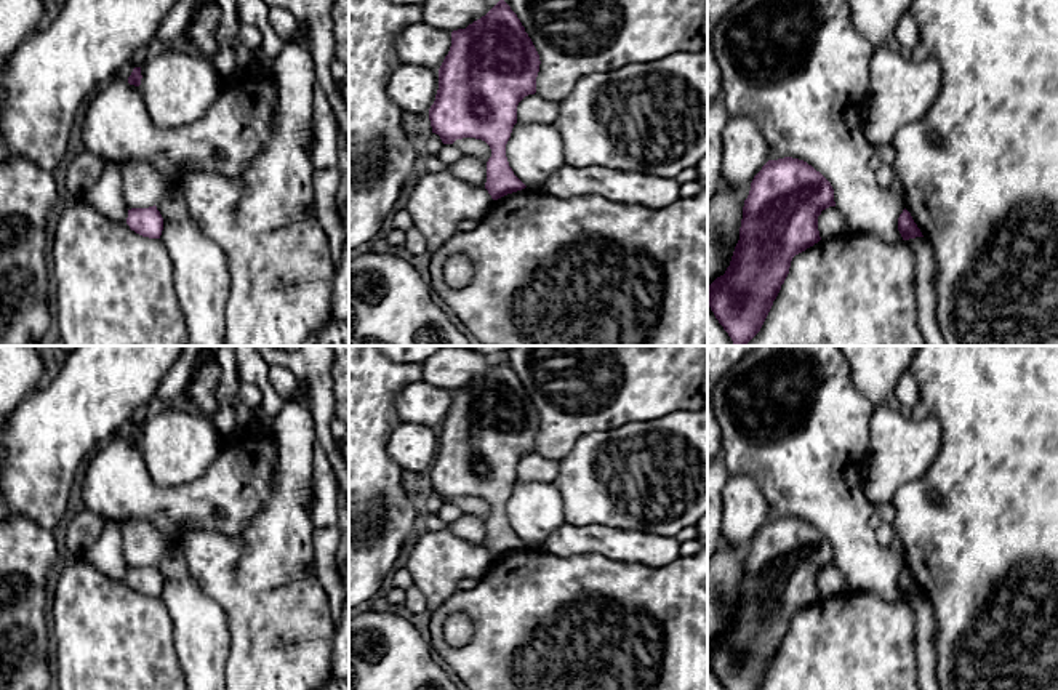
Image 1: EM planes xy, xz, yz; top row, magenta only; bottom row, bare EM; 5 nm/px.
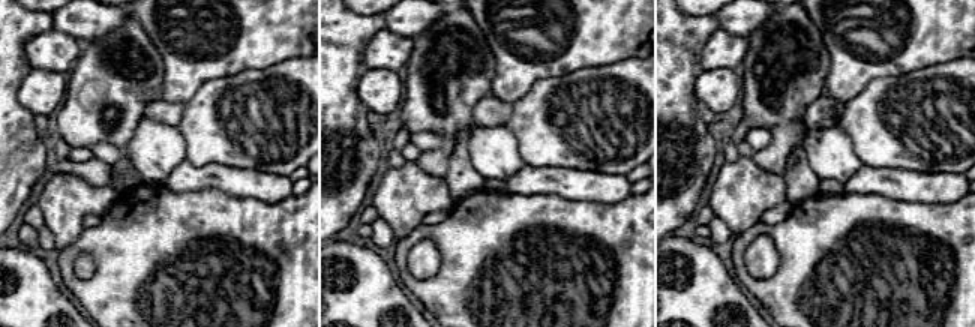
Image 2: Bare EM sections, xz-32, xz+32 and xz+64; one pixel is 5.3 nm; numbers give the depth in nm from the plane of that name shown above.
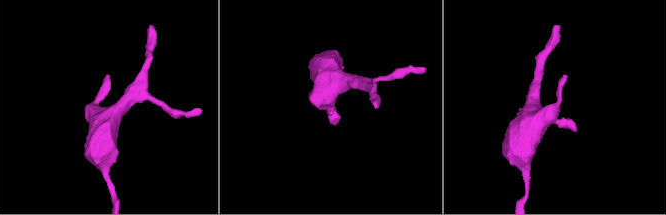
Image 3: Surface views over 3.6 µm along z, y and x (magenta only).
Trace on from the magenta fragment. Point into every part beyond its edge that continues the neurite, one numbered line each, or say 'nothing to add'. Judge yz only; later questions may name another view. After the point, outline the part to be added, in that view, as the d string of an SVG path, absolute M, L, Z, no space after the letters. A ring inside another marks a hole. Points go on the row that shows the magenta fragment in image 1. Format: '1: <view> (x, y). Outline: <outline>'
nothing to add

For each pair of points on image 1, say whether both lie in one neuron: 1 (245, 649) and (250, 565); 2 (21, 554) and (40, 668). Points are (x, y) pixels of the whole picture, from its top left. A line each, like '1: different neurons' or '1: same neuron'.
1: same neuron
2: same neuron

